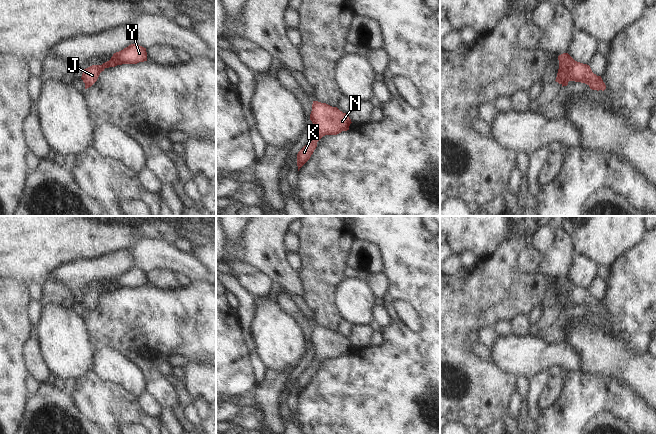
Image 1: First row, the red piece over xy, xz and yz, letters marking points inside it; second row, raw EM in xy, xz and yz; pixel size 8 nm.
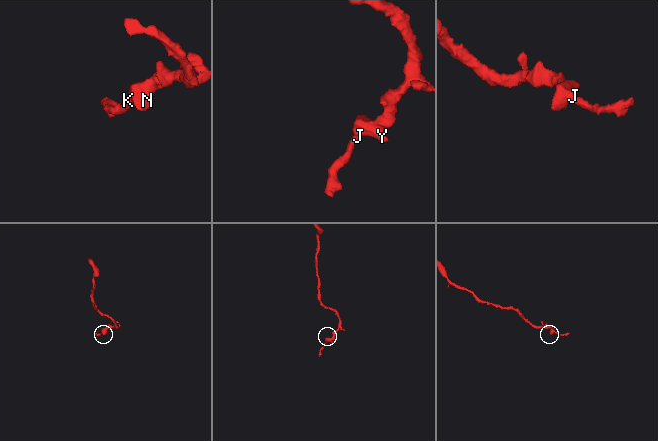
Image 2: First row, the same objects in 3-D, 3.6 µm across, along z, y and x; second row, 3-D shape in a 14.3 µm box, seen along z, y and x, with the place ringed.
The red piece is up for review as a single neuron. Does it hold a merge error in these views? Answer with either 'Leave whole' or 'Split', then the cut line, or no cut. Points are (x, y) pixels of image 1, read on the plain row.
Leave whole. No split

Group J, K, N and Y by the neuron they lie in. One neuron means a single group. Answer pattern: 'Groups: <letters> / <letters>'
Groups: J K N Y

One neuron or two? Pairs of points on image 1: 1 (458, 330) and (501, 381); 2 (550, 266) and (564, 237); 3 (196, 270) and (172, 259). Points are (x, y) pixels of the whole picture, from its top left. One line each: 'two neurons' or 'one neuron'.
1: one neuron
2: one neuron
3: one neuron

